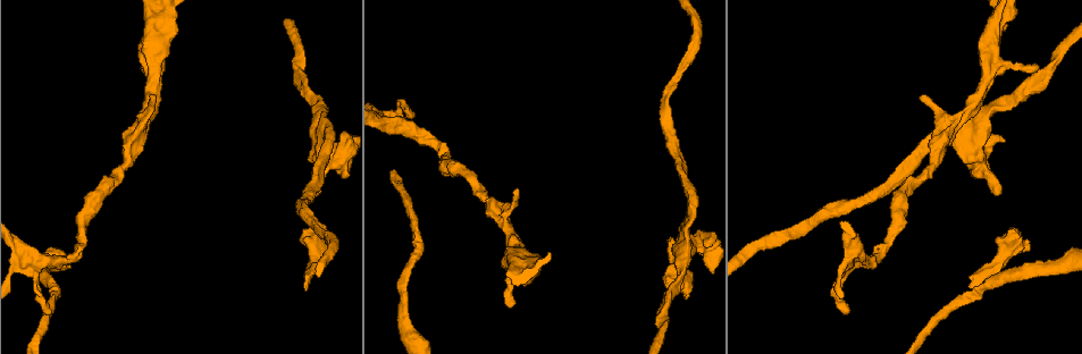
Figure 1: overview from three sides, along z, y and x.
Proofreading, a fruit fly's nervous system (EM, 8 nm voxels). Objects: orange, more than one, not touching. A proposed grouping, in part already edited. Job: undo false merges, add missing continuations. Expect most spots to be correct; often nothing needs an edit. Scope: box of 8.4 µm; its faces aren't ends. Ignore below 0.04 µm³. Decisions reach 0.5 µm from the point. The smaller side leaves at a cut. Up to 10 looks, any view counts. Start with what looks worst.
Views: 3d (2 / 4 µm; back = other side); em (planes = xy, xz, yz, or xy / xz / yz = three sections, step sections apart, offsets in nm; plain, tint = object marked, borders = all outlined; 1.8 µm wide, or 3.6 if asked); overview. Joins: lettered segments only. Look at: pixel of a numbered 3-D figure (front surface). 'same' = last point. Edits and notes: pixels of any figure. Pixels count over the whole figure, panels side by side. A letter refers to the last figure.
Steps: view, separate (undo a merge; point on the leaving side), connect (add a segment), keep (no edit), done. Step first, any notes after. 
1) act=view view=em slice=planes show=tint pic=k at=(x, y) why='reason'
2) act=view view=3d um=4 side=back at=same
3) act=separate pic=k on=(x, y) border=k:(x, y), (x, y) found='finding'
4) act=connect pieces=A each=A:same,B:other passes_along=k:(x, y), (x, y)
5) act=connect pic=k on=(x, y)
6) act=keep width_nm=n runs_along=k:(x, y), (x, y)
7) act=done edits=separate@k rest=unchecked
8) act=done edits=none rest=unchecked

act=view view=em slice=xz step=4 show=tint pic=1 at=(667, 239) why='free end'

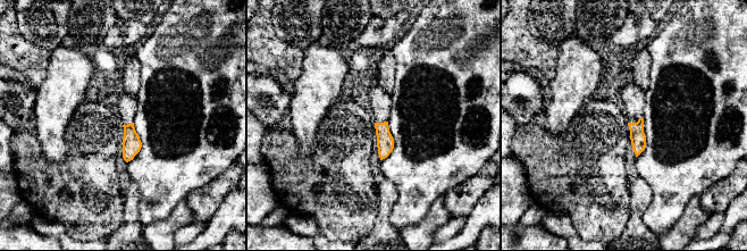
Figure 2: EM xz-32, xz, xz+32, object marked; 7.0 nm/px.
act=view view=em slice=planes show=tint at=same

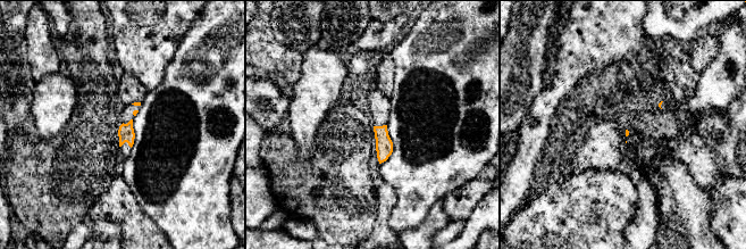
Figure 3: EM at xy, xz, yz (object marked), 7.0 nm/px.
act=view view=em slice=planes show=borders at=same why='see the neighbours'

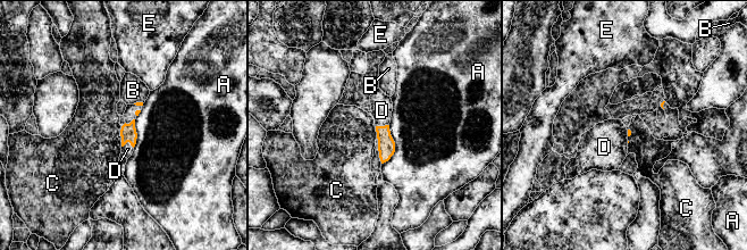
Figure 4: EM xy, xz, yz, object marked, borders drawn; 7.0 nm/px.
act=connect pieces=D longest_contact=A:280nm each=A:other,B:other,C:other,D:same,E:other passes_along=4:(128, 133), (128, 141), (127, 149) found='the cell continues'

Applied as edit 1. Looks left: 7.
act=view view=3d um=2 pic=1 at=(23, 252) why='calibre changes'

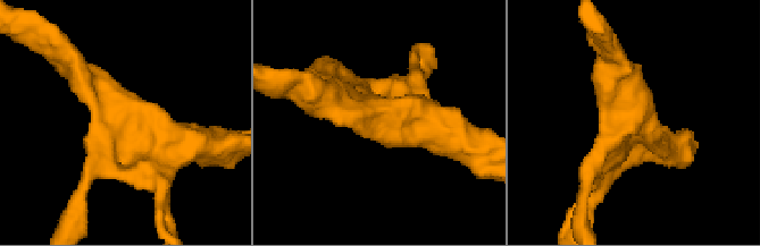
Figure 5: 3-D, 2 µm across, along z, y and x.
act=view view=em slice=xy step=16 show=borders pic=5 at=(374, 110) why='shape alone is not enough'

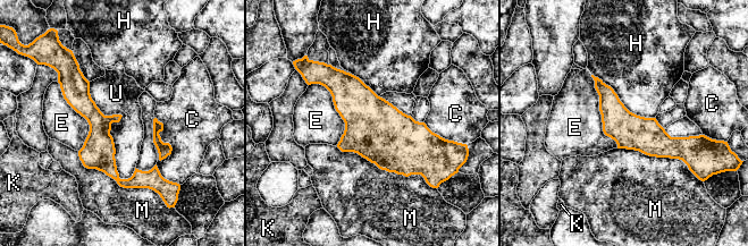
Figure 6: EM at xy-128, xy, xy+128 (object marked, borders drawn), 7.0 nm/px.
act=keep each=C:other,E:other,H:other,K:other,M:other,U:other border=6:(89, 82), (122, 116), (117, 167) found='continuous, no second cell'

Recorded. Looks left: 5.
act=view view=3d um=2 pic=1 at=(920, 96) why='thin end'

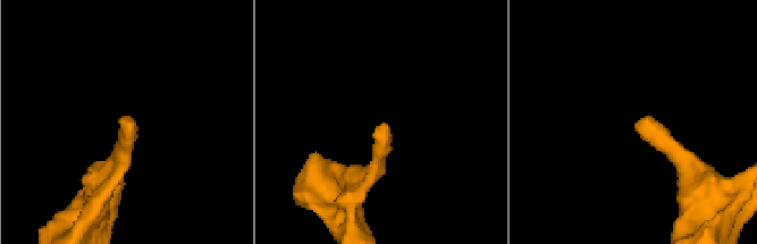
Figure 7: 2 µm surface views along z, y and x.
act=view view=em slice=xy step=16 show=borders pic=7 at=(640, 118) why='shape alone is not enough'

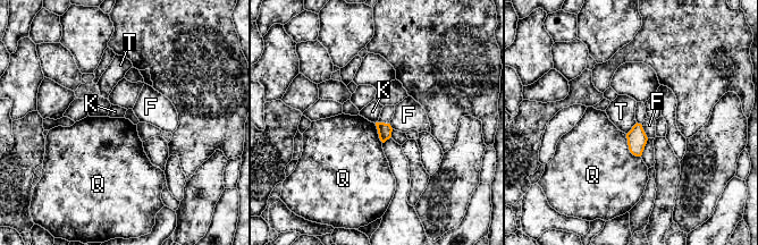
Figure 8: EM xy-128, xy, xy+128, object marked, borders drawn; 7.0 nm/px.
act=view view=em slice=planes show=borders at=same

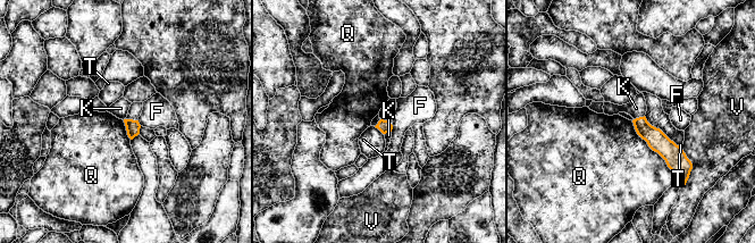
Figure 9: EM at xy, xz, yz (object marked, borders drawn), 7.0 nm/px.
act=keep each=F:other,K:other,Q:other,T:other,V:other found='no lettered segment goes on from it'

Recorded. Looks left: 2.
act=done edits=connect@4 rest=unchecked

